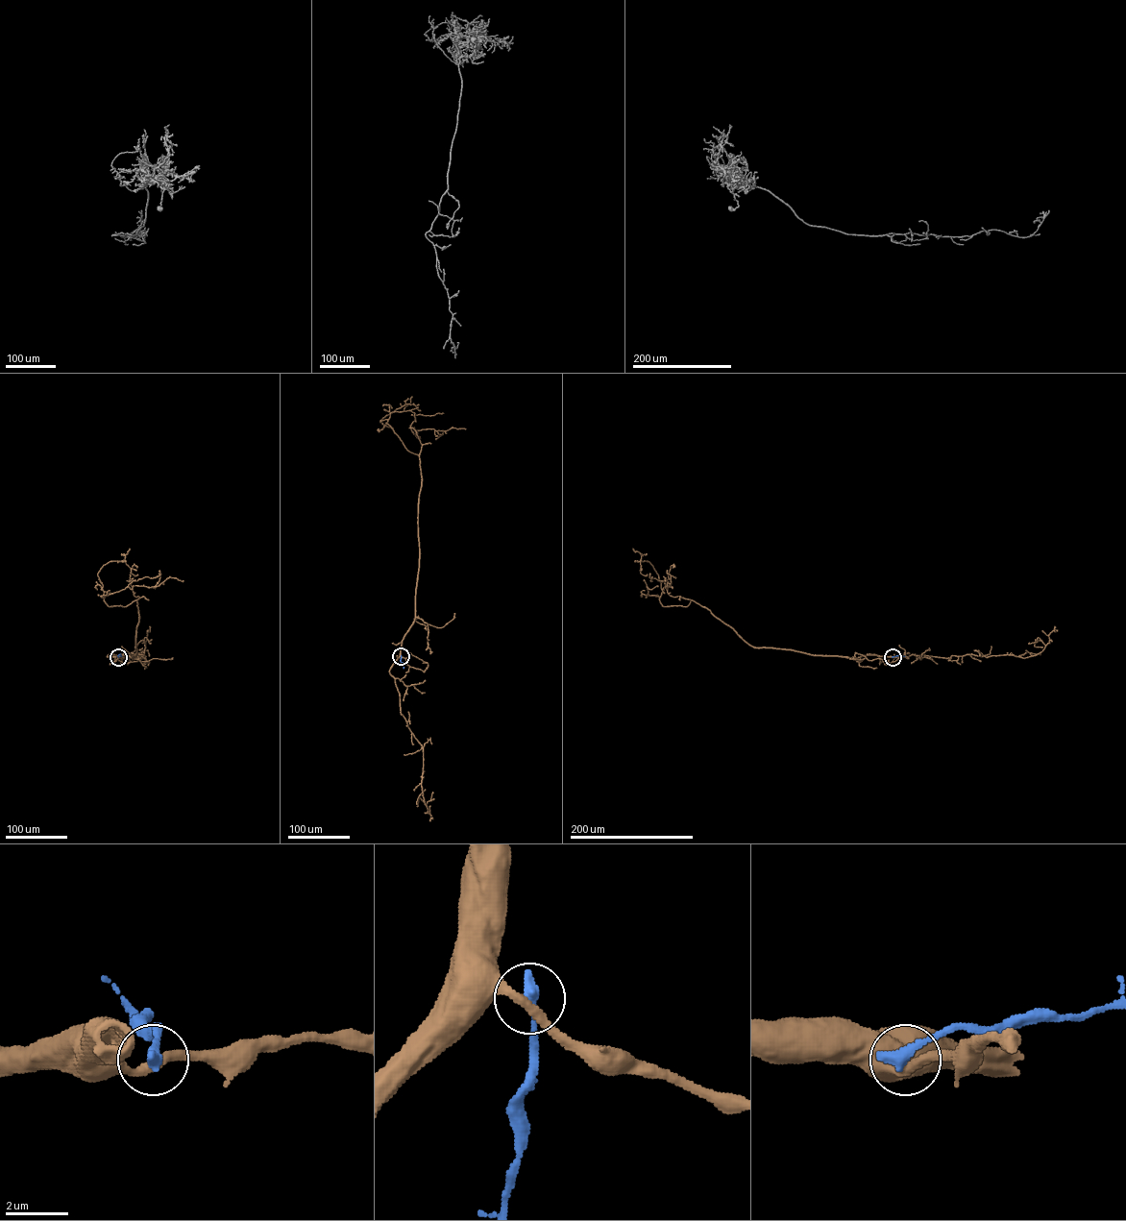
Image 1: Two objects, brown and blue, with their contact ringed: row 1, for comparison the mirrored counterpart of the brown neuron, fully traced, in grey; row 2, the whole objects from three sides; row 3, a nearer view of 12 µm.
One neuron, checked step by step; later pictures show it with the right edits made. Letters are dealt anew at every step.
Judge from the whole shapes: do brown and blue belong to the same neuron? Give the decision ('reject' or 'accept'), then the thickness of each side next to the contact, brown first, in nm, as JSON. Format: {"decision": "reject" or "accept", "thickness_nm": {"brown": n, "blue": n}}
{"decision": "reject", "thickness_nm": {"brown": 280, "blue": 440}}

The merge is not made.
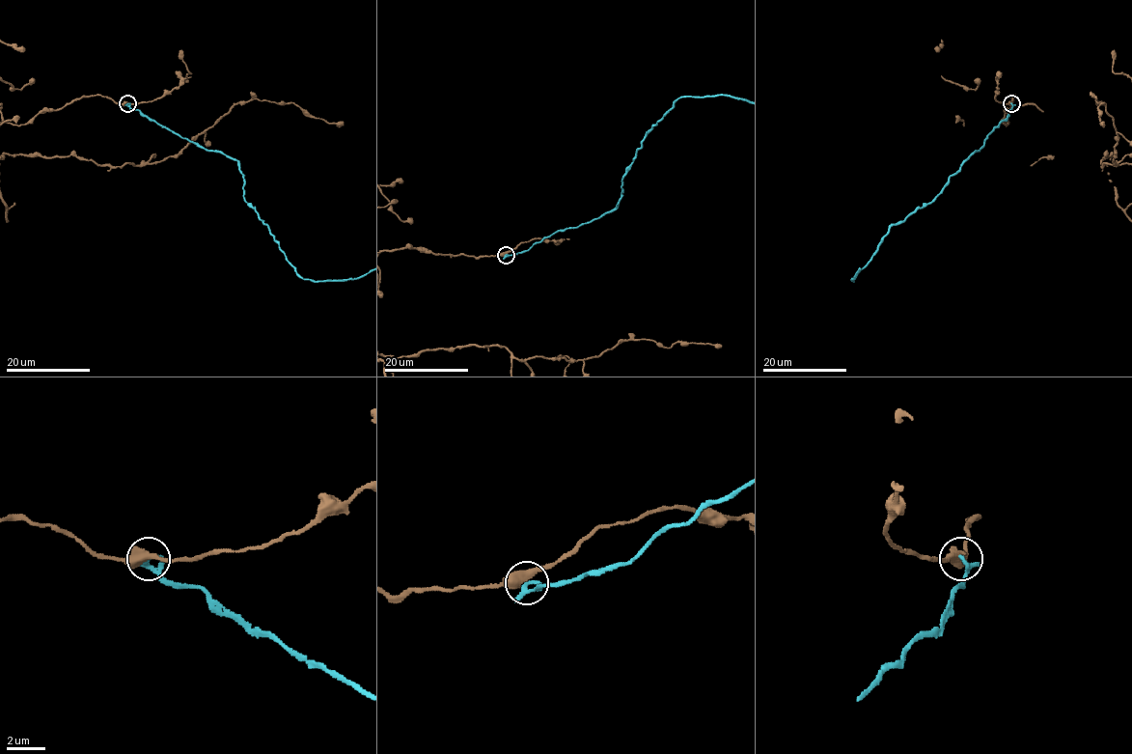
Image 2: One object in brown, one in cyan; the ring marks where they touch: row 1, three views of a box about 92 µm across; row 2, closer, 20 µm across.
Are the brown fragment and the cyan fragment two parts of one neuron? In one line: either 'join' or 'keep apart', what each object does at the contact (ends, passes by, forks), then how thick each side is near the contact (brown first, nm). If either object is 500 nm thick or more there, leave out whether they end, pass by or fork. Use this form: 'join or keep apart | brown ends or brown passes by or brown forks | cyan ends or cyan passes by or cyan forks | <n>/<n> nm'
keep apart | brown passes by | cyan ends | 460/320 nm

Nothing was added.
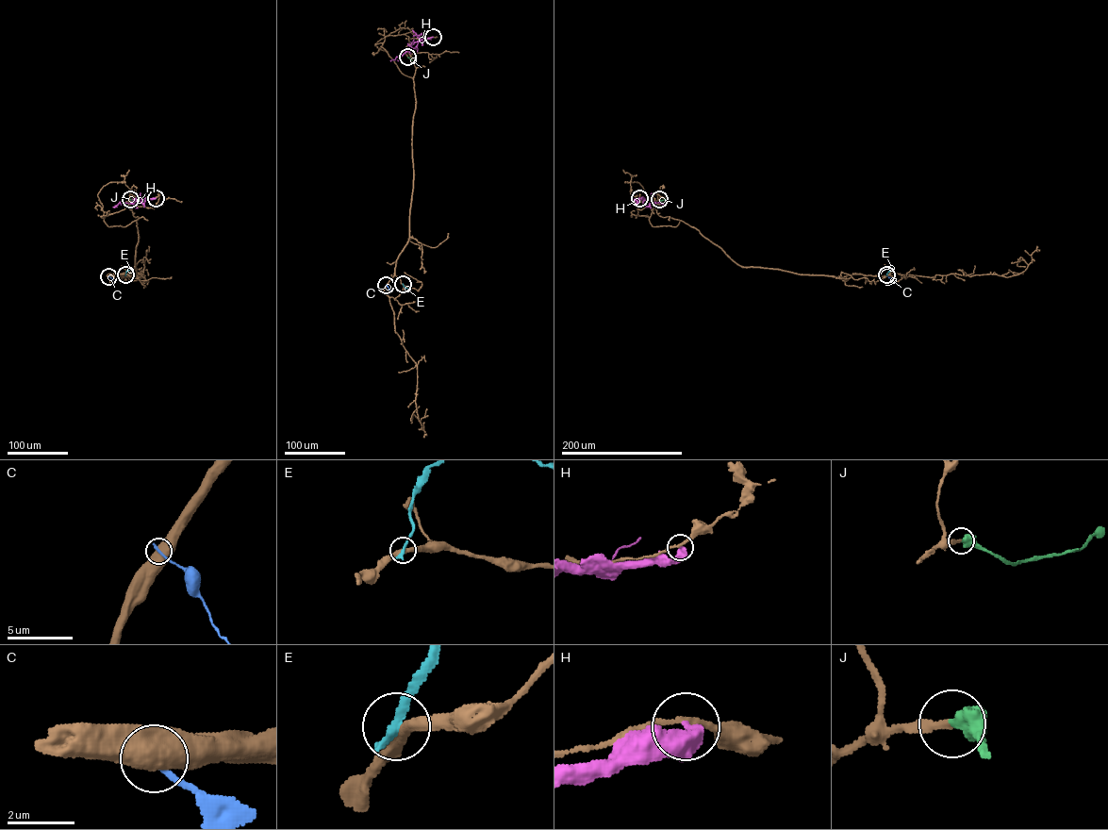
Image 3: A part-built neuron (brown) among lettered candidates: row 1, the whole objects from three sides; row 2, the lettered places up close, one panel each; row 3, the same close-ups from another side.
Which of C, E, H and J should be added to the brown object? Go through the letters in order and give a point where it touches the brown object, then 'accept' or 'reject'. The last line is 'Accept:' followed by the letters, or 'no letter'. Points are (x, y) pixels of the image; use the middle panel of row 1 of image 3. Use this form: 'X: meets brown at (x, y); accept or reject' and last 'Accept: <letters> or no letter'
C: meets brown at (386, 285); reject
E: meets brown at (403, 284); reject
H: meets brown at (433, 37); reject
J: meets brown at (407, 57); accept
Accept: J

